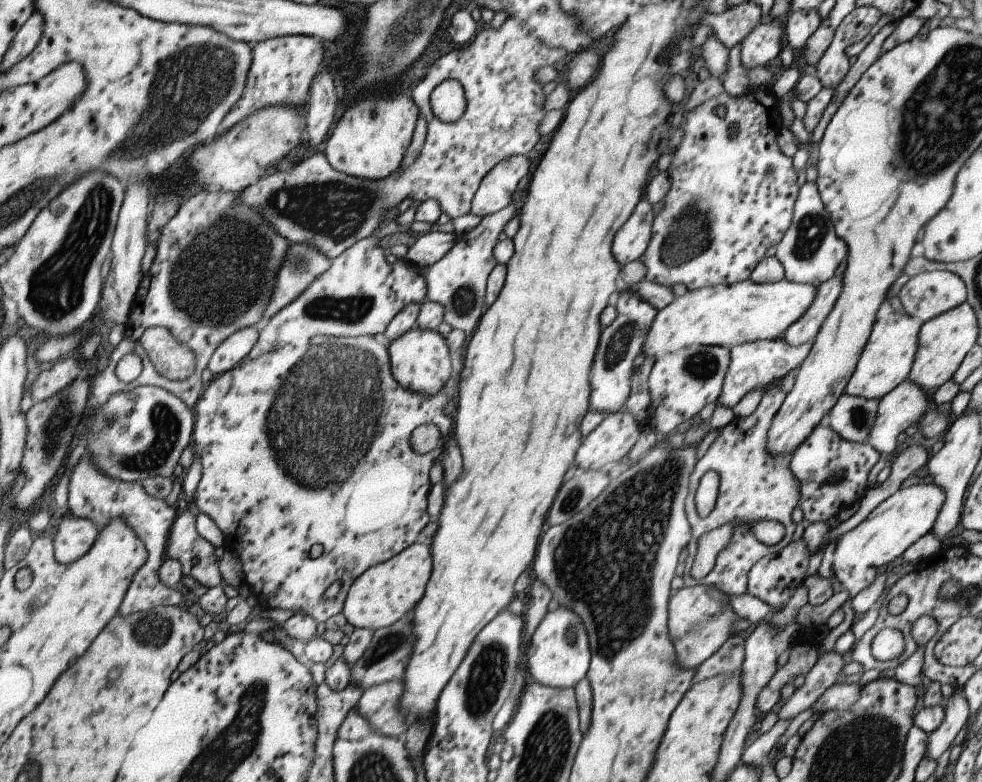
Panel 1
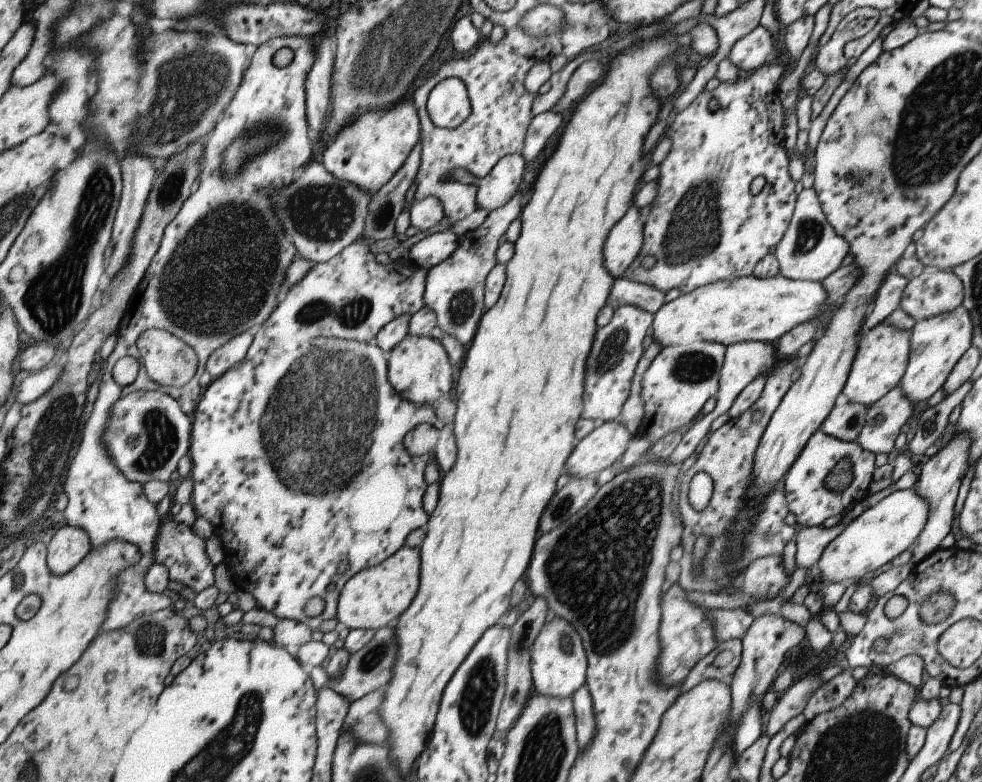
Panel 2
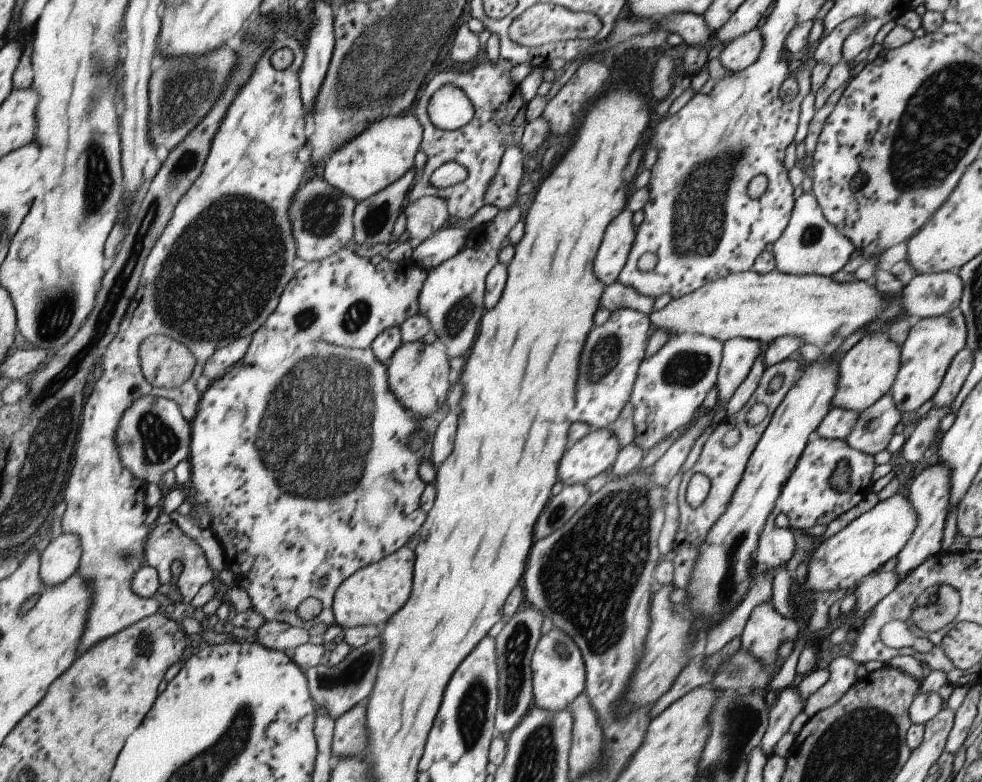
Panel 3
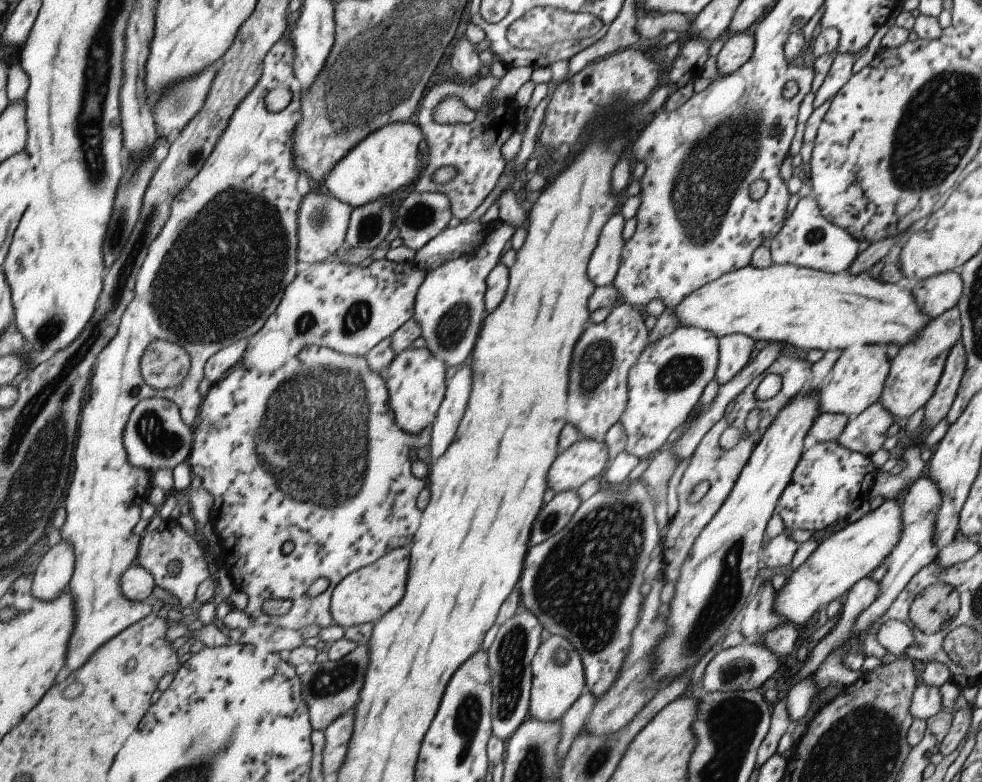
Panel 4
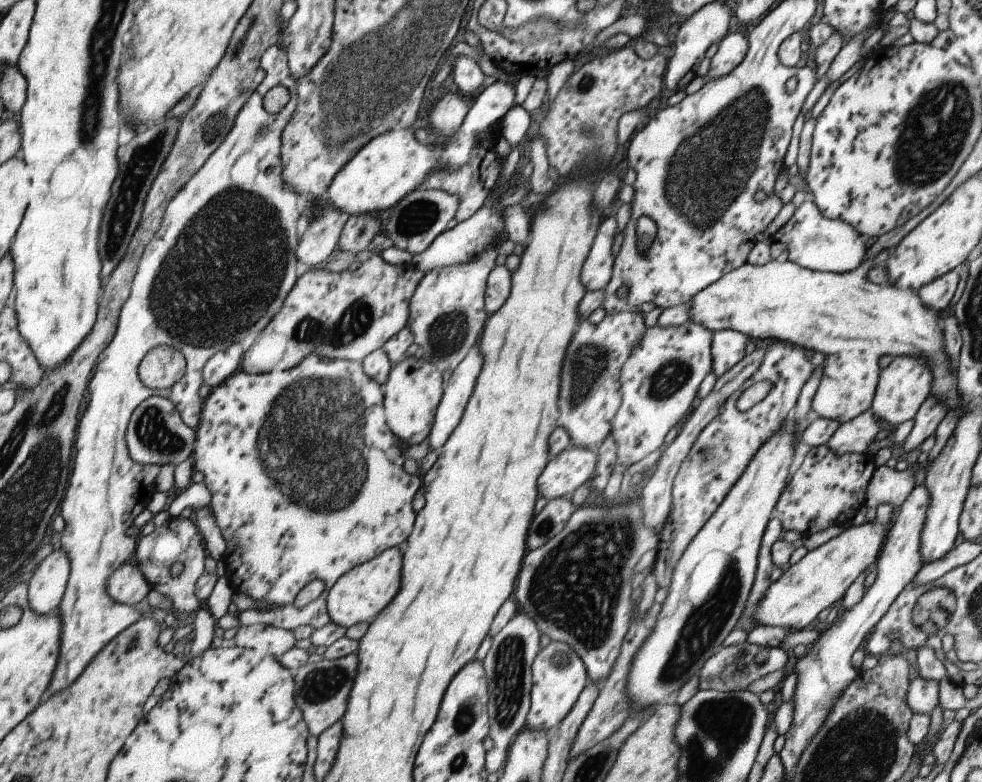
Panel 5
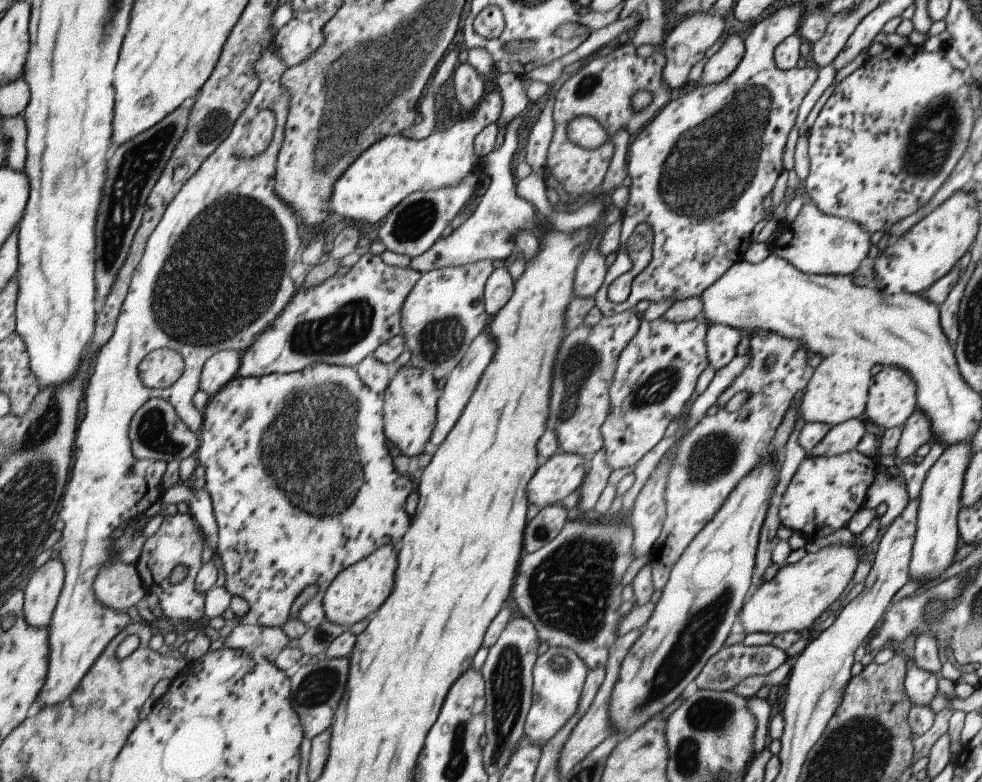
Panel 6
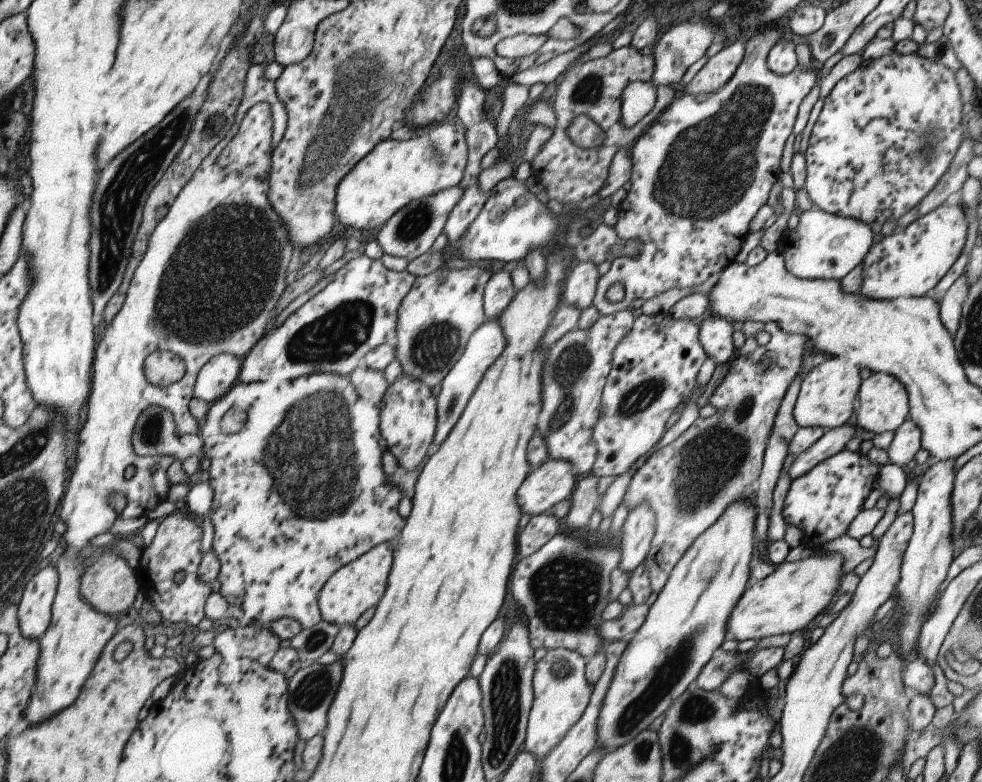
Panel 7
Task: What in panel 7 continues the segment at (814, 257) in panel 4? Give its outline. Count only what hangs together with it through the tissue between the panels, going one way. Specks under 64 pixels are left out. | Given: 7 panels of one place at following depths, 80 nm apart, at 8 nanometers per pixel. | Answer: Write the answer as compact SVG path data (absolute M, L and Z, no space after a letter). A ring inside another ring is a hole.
M815 205L809 210L798 211L797 215L797 226L792 230L785 230L776 250L782 256L788 273L802 279L839 281L847 272L861 264L870 245L876 240L869 225L854 218L830 215Z

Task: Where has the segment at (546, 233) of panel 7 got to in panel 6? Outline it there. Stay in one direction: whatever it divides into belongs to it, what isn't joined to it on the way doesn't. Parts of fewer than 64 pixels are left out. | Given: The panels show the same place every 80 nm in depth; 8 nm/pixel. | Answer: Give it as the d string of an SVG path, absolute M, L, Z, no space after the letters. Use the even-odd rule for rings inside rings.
M522 114L511 116L503 127L504 139L499 147L493 148L486 155L478 157L477 165L485 176L489 177L489 184L484 193L477 200L474 211L456 229L439 240L425 254L416 256L409 266L420 273L428 273L443 267L454 267L471 264L478 260L501 260L513 252L514 236L519 231L533 228L533 206L529 201L515 195L513 177L509 169L511 156L517 148L517 133L521 126Z

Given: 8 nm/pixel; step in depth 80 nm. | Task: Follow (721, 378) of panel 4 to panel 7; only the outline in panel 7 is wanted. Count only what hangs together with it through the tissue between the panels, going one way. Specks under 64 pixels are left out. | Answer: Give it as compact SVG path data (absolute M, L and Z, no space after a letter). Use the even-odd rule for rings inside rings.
M713 315L699 323L698 339L707 357L716 365L728 362L728 358L734 354L732 338L735 332L731 323L724 318Z

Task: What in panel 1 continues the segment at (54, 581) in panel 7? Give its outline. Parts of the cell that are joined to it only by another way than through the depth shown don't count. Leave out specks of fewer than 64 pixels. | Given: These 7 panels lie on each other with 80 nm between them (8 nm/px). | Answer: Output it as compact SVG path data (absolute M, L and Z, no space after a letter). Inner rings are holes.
M69 516L59 525L54 537L56 559L70 563L81 558L97 542L100 528L92 518Z

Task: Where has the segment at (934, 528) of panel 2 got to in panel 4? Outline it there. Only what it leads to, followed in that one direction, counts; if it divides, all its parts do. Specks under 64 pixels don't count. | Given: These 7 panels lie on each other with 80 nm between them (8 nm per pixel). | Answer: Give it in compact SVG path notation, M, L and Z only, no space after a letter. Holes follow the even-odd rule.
M918 476L908 487L907 494L901 502L902 533L899 542L886 556L889 558L889 566L880 582L877 598L856 618L850 637L861 630L867 630L870 624L883 614L883 611L893 602L893 599L903 590L903 587L916 572L919 572L926 564L932 563L938 552L935 546L934 526L938 515L940 502L942 501L939 487L929 476Z

